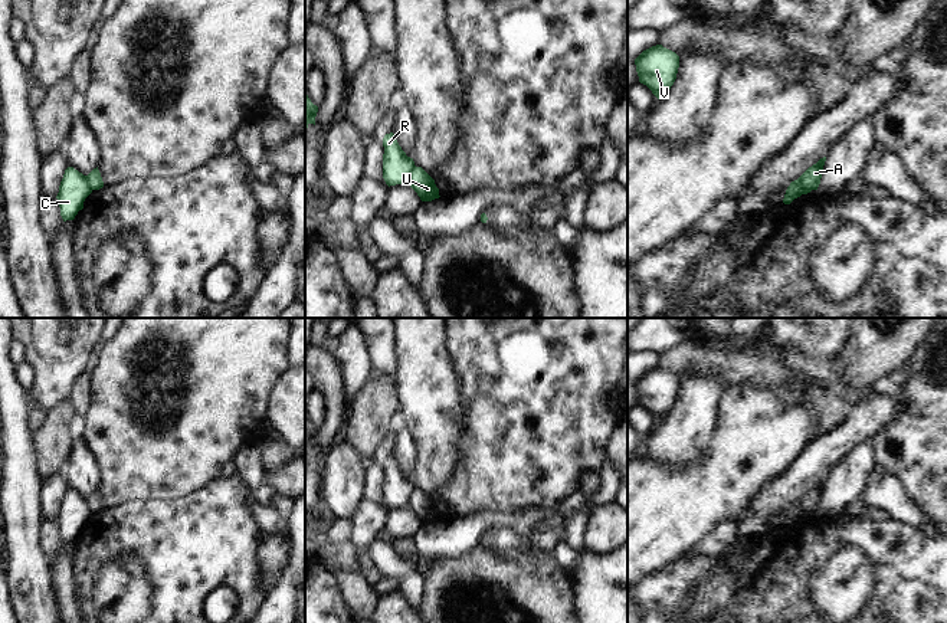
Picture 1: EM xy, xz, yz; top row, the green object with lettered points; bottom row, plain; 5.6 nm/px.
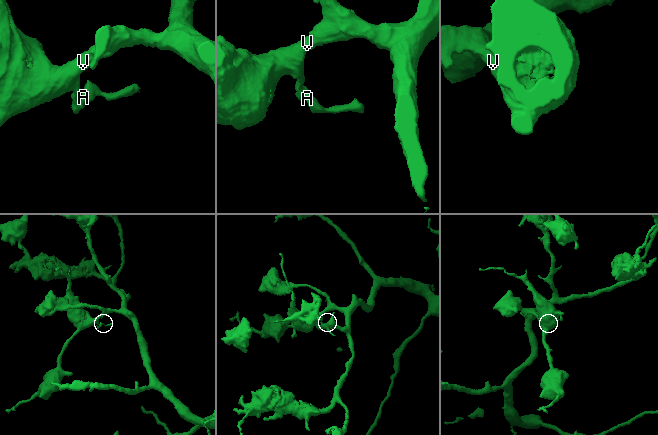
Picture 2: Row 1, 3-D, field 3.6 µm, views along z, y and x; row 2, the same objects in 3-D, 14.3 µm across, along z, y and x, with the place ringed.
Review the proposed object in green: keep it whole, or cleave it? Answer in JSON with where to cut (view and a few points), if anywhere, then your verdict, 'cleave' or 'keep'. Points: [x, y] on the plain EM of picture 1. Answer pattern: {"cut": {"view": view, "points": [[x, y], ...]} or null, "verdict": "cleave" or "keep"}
{"cut": {"view": "xz", "points": [[415, 488], [406, 505]]}, "verdict": "cleave"}

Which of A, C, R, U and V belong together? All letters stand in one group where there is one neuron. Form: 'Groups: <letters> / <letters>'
Groups: A U / C R V.

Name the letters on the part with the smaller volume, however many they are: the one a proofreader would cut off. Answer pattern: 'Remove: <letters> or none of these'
Remove: A, U

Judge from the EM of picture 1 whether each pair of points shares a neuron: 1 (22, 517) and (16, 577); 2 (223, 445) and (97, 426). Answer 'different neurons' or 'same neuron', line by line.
1: same neuron
2: same neuron

